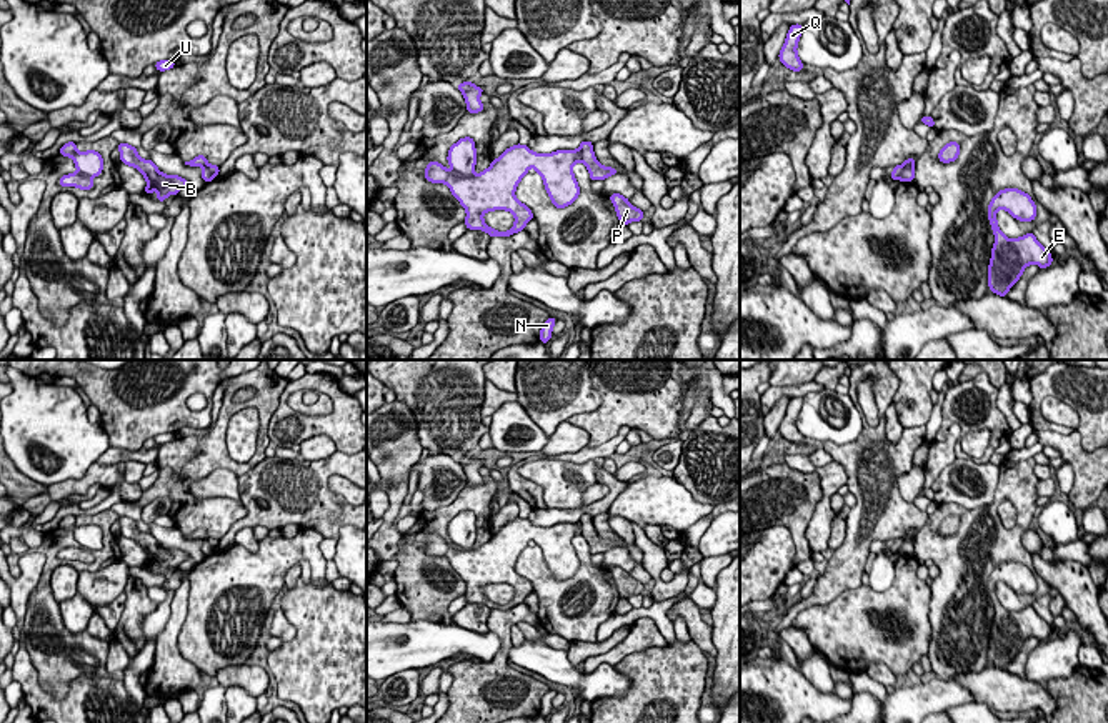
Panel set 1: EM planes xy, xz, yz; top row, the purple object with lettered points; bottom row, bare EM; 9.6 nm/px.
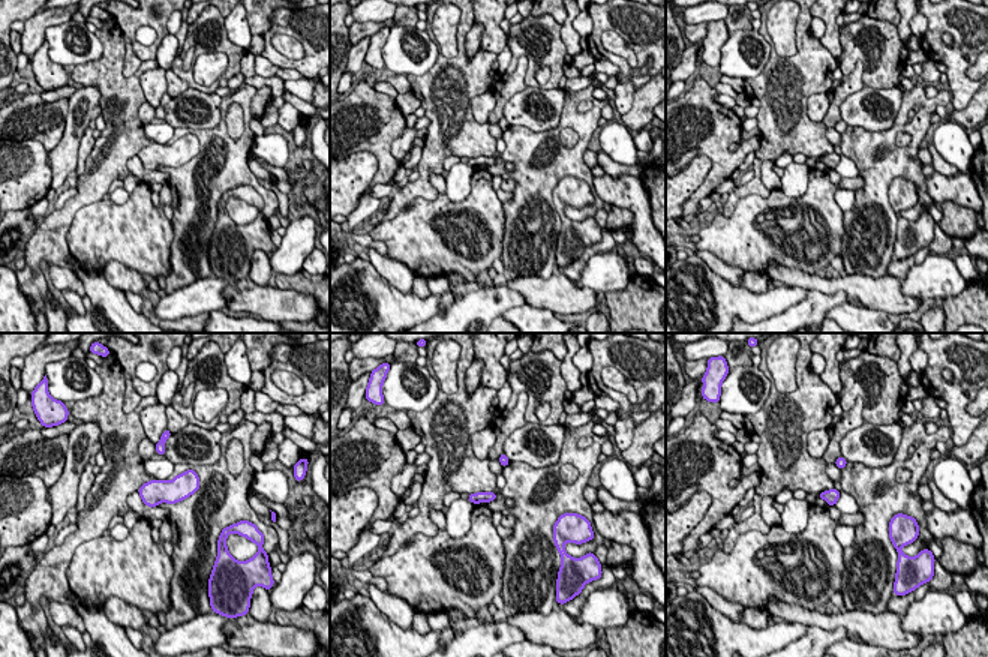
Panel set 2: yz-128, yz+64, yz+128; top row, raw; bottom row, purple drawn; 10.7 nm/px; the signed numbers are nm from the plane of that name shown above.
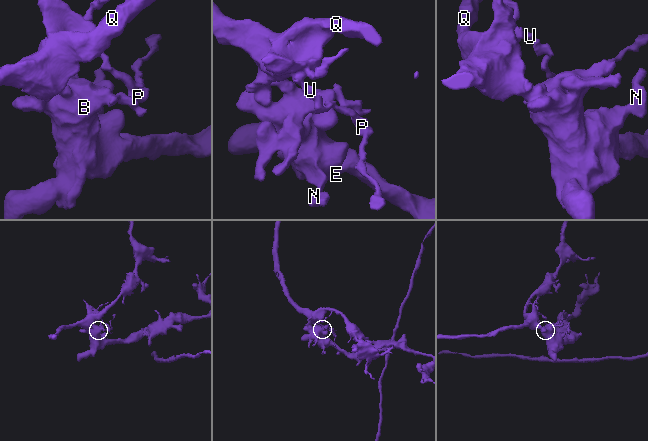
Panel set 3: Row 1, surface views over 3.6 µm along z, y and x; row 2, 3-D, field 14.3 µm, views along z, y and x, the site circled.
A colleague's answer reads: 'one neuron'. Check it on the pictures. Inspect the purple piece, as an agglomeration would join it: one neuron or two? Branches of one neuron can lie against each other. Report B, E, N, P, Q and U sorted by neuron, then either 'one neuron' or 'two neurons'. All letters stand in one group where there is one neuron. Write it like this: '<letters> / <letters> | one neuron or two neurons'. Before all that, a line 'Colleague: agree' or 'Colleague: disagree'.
Colleague: disagree
B E N Q / P U | two neurons

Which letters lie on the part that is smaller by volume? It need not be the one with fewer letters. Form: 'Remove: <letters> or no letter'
Remove: P, U

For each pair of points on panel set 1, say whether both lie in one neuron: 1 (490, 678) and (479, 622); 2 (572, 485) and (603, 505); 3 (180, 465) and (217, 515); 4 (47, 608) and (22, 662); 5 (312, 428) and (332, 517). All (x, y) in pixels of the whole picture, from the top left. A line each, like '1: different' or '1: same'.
1: different
2: different
3: same
4: different
5: different

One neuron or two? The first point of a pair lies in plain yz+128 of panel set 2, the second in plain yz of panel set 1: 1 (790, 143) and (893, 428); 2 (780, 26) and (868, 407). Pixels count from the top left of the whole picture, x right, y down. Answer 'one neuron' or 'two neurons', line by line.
1: two neurons
2: one neuron

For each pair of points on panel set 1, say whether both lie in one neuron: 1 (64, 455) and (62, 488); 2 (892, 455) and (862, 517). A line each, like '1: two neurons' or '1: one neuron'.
1: two neurons
2: one neuron

